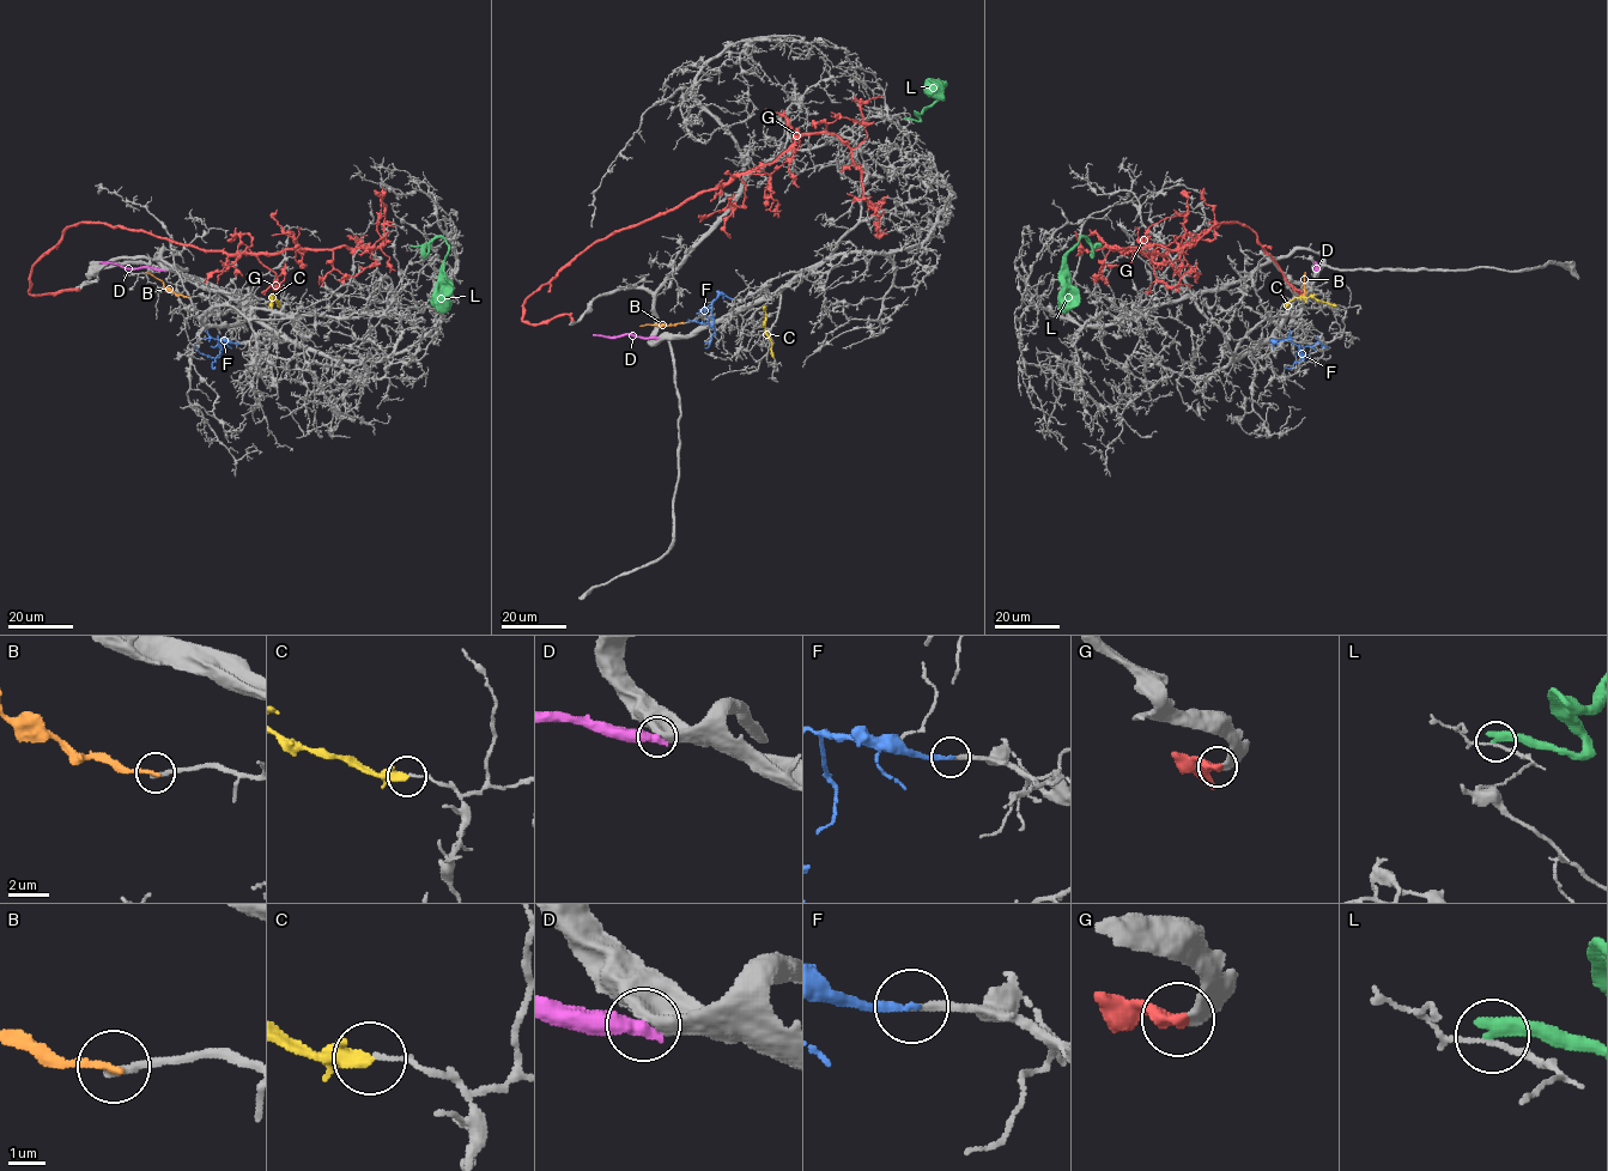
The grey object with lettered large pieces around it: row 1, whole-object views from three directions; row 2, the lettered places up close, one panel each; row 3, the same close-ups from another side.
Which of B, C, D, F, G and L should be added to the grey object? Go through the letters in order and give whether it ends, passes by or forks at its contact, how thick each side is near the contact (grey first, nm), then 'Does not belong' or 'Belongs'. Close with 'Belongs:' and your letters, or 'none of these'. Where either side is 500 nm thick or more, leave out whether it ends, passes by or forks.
B: It ends there. Thickness 220 nm (grey) against 200 nm. Does not belong
C: It ends there. Thickness 120 nm (grey) against 420 nm. Does not belong
D: Thickness 750 nm (grey) against 550 nm. Does not belong
F: It ends there. Thickness 240 nm (grey) against 240 nm. Belongs
G: Thickness 480 nm (grey) against 500 nm. Belongs
L: It ends there. Thickness 140 nm (grey) against 400 nm. Does not belong
Belongs: F, G

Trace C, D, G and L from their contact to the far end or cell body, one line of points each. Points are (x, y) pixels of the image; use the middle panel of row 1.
C: (774, 357), (765, 307)
D: (657, 338), (593, 334)
G: (572, 320), (526, 323), (522, 305), (611, 232), (774, 163), (802, 135), (850, 150), (875, 225)
L: (905, 119), (920, 120), (918, 114), (936, 101), (941, 90), (932, 88), (934, 83)

